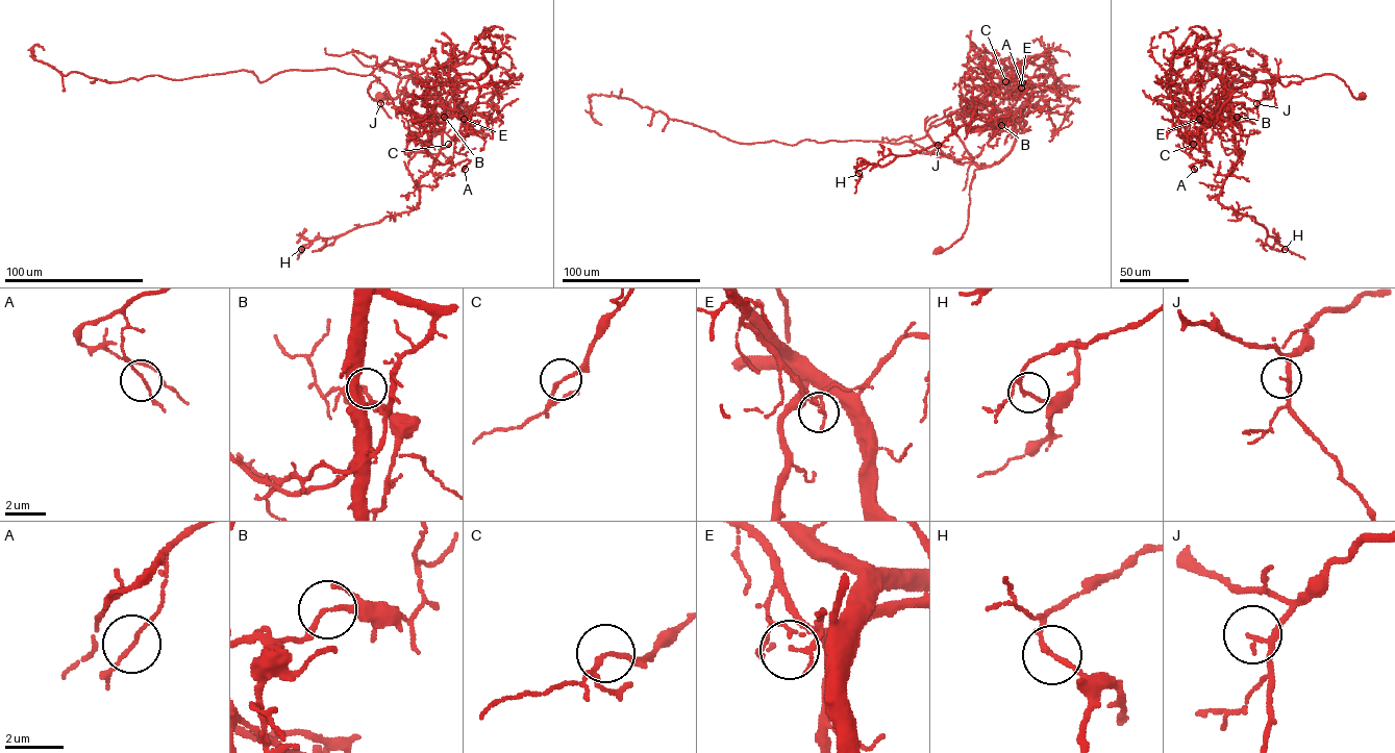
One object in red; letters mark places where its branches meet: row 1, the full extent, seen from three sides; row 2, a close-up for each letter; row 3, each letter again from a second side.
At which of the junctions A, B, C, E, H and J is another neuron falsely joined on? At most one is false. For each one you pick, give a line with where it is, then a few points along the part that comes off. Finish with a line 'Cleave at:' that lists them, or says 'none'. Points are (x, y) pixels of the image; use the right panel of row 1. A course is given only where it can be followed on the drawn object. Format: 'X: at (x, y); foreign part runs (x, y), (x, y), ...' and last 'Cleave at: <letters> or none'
E: at (1199, 119); foreign part runs (1199, 119), (1196, 134), (1176, 135), (1168, 84), (1176, 85), (1170, 58), (1193, 32)
Cleave at: E

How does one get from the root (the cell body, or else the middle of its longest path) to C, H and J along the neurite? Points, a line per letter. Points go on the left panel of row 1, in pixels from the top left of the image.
C: (380, 97), (397, 98), (410, 74), (417, 86), (457, 81), (450, 105), (463, 134), (449, 144)
H: (380, 97), (397, 98), (410, 74), (417, 86), (458, 82), (419, 203), (301, 249)
J: (380, 97), (397, 98), (410, 74), (417, 86), (422, 81), (403, 76), (397, 97), (383, 99), (380, 103)

